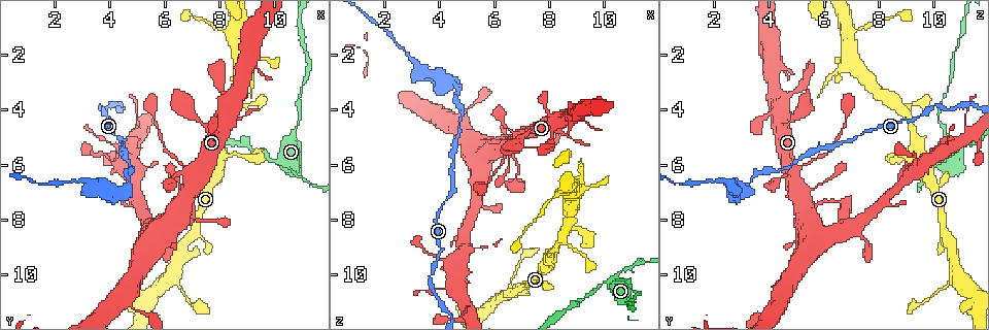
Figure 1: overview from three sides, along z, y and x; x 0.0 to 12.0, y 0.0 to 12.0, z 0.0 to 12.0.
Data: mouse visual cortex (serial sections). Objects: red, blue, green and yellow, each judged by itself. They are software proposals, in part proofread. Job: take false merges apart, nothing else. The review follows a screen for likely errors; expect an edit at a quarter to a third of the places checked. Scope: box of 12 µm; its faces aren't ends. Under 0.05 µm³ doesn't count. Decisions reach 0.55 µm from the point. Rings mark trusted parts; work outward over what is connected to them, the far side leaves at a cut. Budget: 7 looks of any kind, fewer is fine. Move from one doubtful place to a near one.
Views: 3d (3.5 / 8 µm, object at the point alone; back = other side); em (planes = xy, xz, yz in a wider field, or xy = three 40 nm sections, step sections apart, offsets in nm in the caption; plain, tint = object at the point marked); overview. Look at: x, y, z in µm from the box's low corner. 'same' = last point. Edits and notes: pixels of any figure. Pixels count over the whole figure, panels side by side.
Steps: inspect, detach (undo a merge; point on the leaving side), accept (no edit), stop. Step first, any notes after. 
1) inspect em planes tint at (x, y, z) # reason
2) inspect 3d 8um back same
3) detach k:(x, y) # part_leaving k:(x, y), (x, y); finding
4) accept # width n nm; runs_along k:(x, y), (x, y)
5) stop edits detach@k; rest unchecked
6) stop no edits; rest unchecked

inspect 3d 3.5um back at (10.7, 6.4, 9.9) # sudden change in width

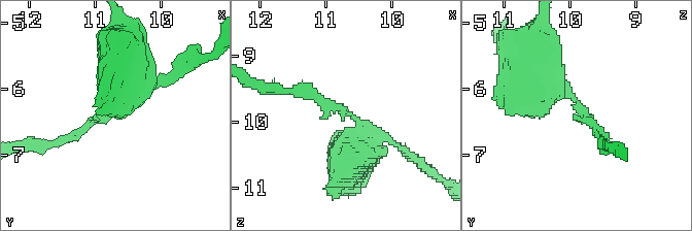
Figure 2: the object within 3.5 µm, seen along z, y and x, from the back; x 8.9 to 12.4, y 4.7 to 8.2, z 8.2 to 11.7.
inspect em xy step 5 tint at (10.80, 6.40, 9.80) # arm_widths 150, 450 nm

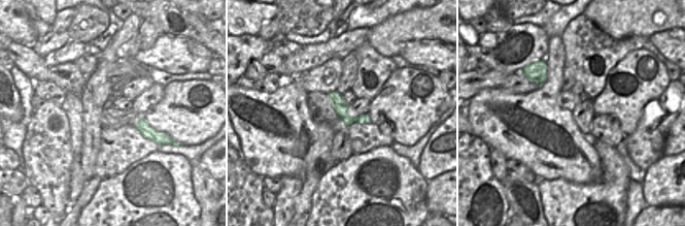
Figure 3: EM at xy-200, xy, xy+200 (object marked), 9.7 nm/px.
detach 2:(185, 63) # two cells meet here

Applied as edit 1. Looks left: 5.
inspect overview # see it whole again

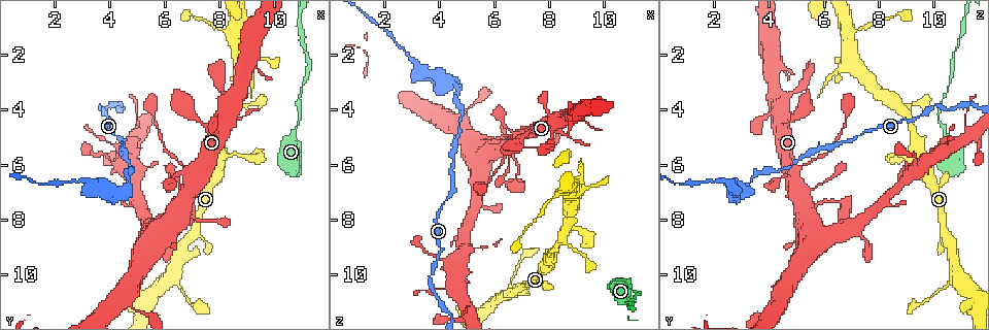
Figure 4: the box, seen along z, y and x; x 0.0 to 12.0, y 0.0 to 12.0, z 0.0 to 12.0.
inspect 3d 8um at (10.9, 4.4, 10.3) # calibre changes

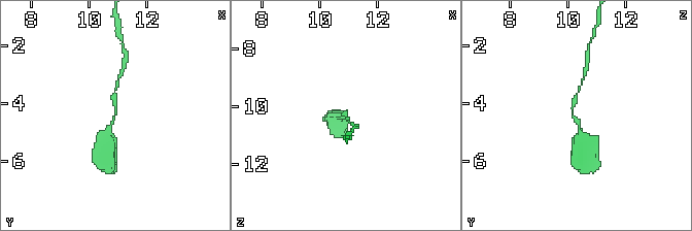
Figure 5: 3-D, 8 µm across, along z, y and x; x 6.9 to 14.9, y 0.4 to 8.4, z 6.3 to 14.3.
inspect em xy step 2 tint at (10.9, 4.4, 10.2) # arm_widths 150, 400 nm

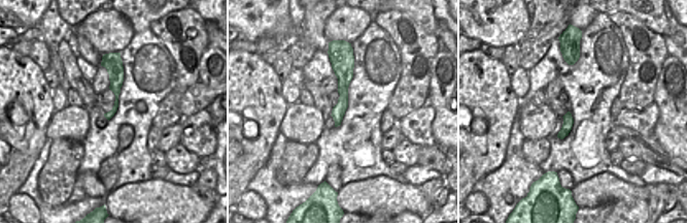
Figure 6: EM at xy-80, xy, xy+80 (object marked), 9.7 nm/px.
accept # width 130 nm; runs_along 6:(335, 55), (343, 64), (337, 123); one cell here

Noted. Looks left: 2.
inspect 3d 8um at (2.8, 6.6, 2.0) # thick turns thin

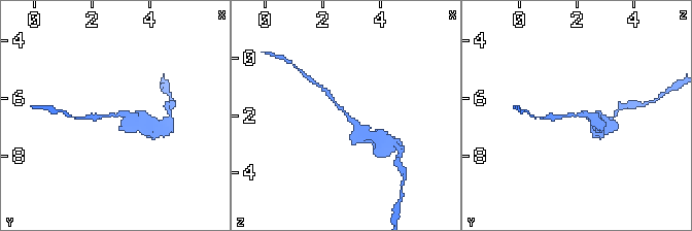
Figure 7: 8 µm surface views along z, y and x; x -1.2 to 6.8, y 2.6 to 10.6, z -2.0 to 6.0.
inspect em xy step 2 tint at (2.9, 6.6, 2.1) # arm_widths 150, 400 nm; need the tissue

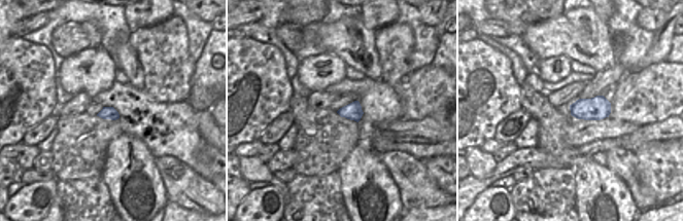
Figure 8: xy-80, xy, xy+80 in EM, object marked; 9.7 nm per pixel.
accept # runs_along 7:(370, 136), (355, 126), (330, 94); one cell here

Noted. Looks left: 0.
stop edits detach@2; rest unchecked

